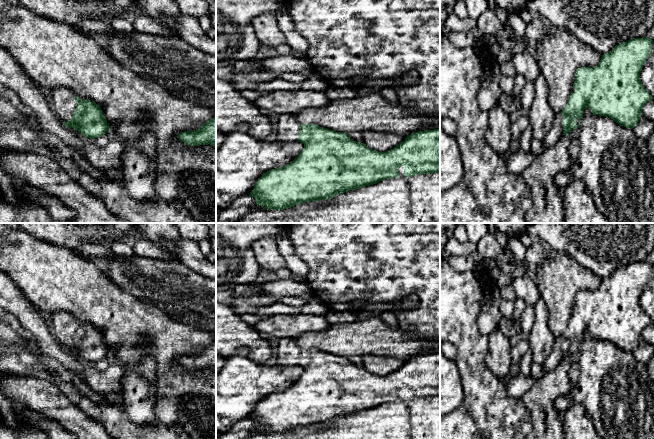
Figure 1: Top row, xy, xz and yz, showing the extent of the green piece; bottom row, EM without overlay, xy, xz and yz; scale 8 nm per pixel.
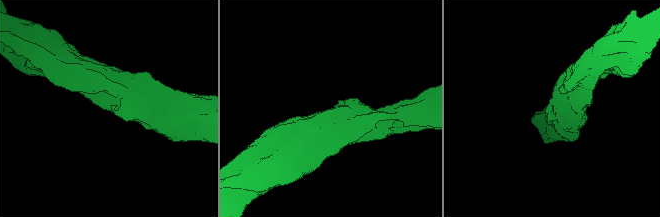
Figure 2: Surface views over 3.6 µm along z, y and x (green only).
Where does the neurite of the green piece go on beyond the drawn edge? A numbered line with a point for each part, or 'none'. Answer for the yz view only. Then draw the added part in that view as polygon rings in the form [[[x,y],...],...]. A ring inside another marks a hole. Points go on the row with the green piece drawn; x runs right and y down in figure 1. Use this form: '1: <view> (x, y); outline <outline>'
1: yz (555, 133); outline [[[561,112],[555,114],[553,124],[549,132],[546,134],[544,139],[542,140],[545,148],[553,145],[556,141],[558,141],[563,136],[563,125],[562,125],[563,117]]]

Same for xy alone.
1: xy (63, 103); outline [[[58,87],[52,91],[51,106],[62,122],[72,118],[77,104],[74,97],[74,92],[69,88]]]

